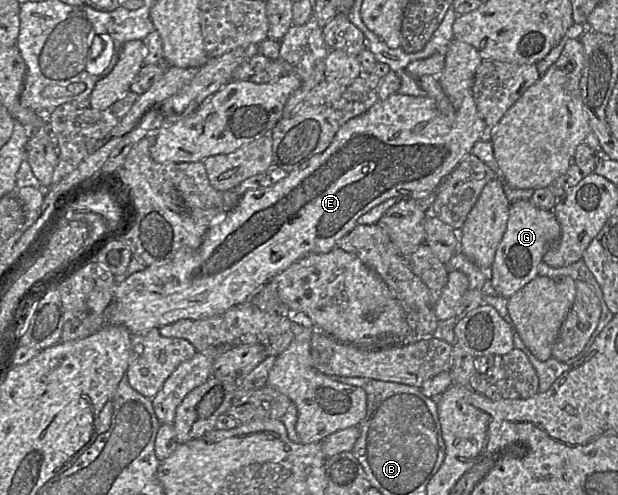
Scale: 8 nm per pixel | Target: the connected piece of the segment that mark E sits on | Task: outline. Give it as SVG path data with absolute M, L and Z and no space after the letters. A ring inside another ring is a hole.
M396 93L384 101L379 100L367 112L350 119L341 126L333 141L324 152L314 156L296 170L289 172L285 178L274 185L243 192L234 208L227 211L216 221L213 221L198 248L180 249L173 258L165 259L157 264L148 266L142 271L126 274L126 276L122 277L115 287L110 303L102 311L104 323L107 323L107 325L122 325L133 335L136 335L152 328L159 329L162 326L182 319L196 320L208 318L221 314L237 304L251 300L270 280L297 260L308 254L327 253L336 248L337 242L359 224L359 218L375 206L390 198L414 200L434 192L457 165L471 153L475 143L486 135L489 135L487 126L479 115L473 94L466 96L459 104L455 104L453 113L443 113L440 111L434 99L427 95L417 97Z

